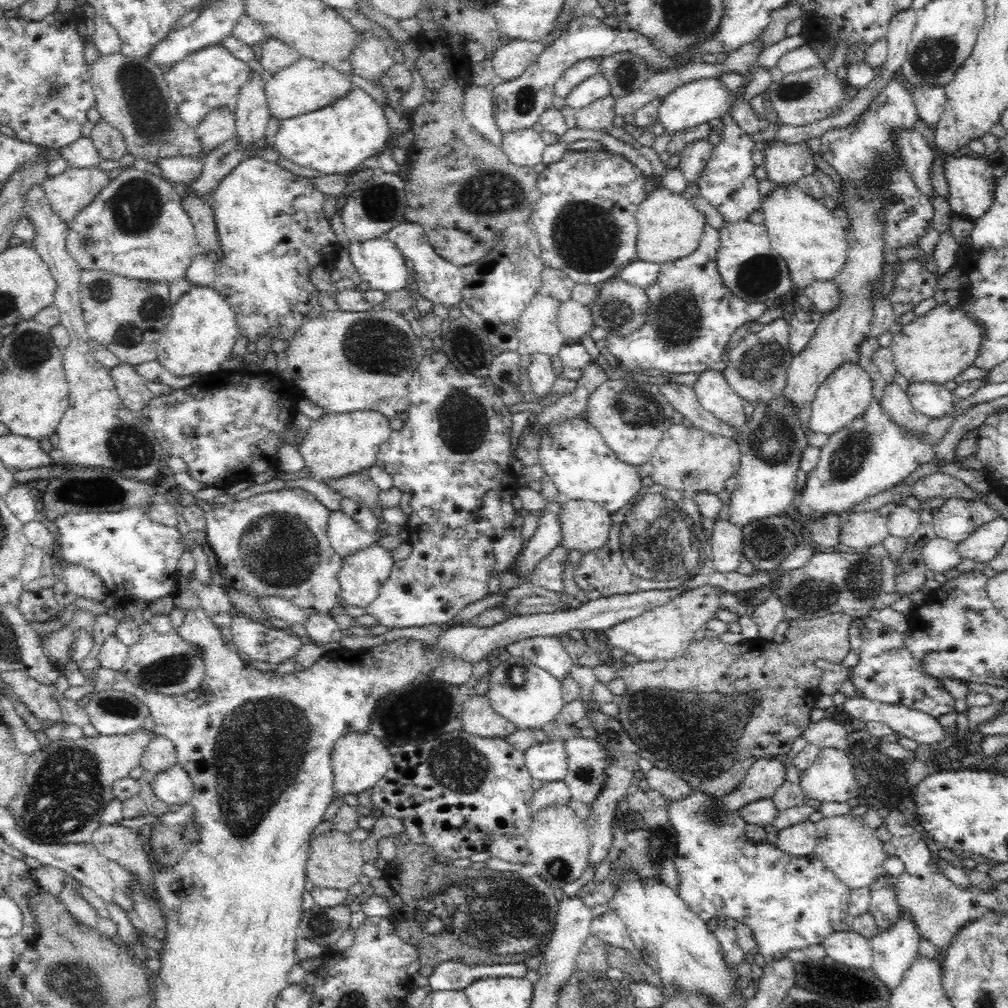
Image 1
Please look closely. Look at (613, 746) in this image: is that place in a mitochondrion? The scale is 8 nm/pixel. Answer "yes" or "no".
yes

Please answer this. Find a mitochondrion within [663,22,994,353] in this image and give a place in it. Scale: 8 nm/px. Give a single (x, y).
(931, 59)

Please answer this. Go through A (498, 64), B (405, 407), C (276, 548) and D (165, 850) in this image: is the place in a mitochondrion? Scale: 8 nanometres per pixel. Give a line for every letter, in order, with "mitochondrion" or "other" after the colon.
A: other
B: other
C: mitochondrion
D: mitochondrion

